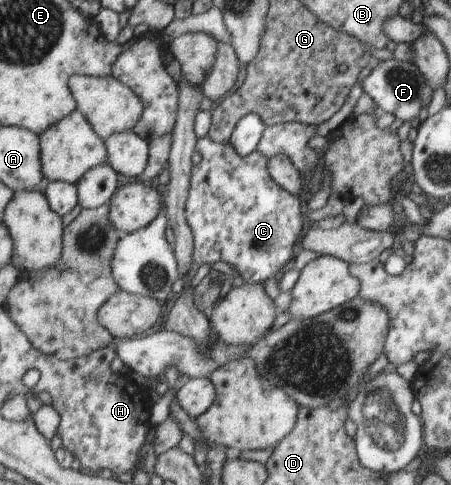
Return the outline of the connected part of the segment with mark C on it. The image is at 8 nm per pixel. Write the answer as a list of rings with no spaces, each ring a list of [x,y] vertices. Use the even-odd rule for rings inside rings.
[[[206,136],[197,139],[194,148],[199,151],[201,160],[191,165],[184,204],[186,222],[192,234],[194,267],[220,260],[235,266],[236,276],[241,276],[244,283],[263,283],[287,260],[294,258],[291,250],[301,232],[301,202],[268,175],[267,158],[256,148],[241,156],[229,142],[217,144]]]

